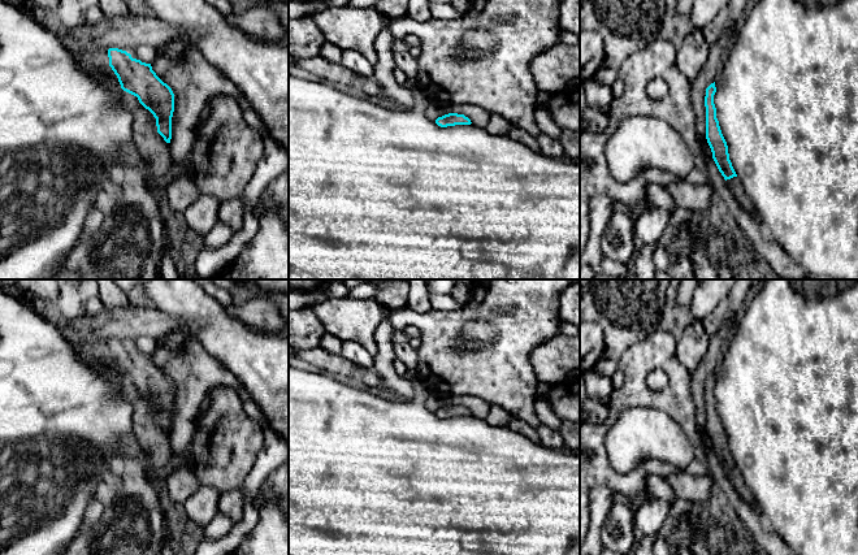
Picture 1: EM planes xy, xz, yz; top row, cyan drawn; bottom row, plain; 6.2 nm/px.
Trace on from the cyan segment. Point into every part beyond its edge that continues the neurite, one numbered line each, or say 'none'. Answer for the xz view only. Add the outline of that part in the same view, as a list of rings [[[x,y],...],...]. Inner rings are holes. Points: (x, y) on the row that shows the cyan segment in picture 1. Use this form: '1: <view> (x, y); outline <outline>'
1: xz (434, 109); outline [[[430,103],[425,110],[425,116],[432,121],[448,113],[451,113],[450,108],[443,103]]]

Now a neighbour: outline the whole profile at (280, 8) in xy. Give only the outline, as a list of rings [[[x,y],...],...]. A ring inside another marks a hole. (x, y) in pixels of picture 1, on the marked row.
[[[260,0],[259,5],[269,8],[274,13],[274,16],[280,19],[283,29],[289,34],[289,3],[281,0],[273,1]]]

